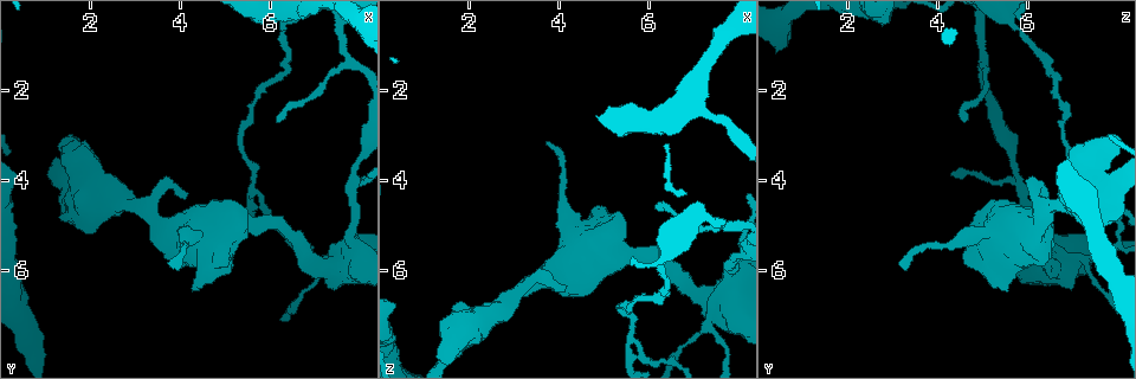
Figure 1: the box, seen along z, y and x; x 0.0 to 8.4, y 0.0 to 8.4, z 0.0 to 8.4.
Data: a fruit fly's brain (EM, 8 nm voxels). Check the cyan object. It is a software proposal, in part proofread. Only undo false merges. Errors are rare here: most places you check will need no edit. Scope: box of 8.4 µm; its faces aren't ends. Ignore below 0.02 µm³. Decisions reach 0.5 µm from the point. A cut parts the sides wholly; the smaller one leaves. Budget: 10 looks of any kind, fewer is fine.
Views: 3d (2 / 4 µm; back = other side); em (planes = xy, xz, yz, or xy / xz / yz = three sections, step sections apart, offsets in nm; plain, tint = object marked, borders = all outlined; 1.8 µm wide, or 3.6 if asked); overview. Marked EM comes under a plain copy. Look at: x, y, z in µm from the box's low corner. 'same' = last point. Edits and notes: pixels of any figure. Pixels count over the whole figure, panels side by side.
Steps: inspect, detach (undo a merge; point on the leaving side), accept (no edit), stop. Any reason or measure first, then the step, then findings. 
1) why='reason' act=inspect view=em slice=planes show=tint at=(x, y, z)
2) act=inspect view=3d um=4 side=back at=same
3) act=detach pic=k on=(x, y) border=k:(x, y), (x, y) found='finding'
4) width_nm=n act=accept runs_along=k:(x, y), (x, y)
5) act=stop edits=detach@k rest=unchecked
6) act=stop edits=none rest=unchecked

why='branch point' act=inspect view=3d um=2 at=(3.25, 4.80, 6.30)

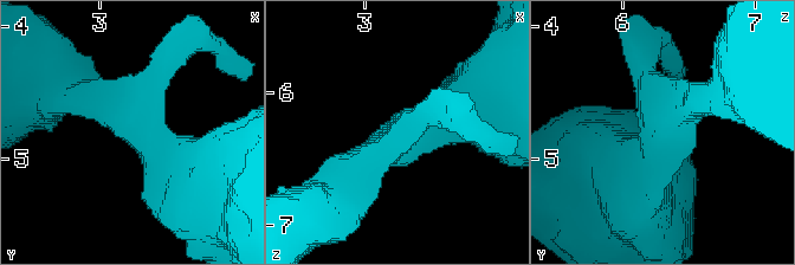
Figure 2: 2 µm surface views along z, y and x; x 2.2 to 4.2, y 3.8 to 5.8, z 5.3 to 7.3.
act=inspect view=em um=3.6 slice=xz step=16 show=tint at=(3.28, 4.78, 6.32)

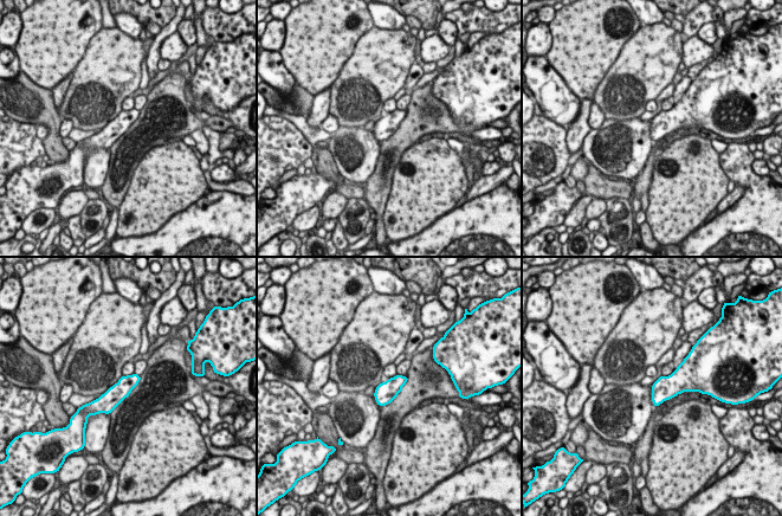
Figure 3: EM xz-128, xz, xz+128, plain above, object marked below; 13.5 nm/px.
why='cut it another way' act=inspect view=em um=3.6 slice=planes show=borders at=same

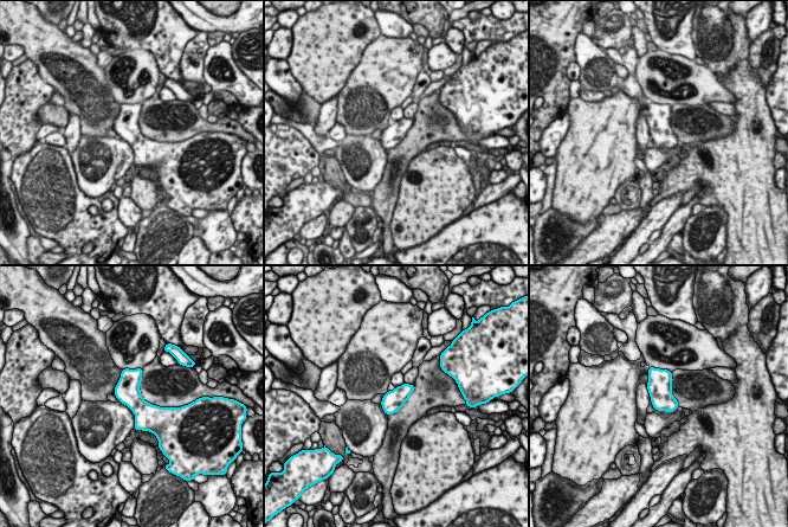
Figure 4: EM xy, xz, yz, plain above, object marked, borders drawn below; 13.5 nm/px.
width_nm=300 act=accept found='continuous, no second neuron'

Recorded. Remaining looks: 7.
why='three-way junction' act=inspect view=em slice=yz step=8 show=tint at=(5.55, 4.30, 7.55)

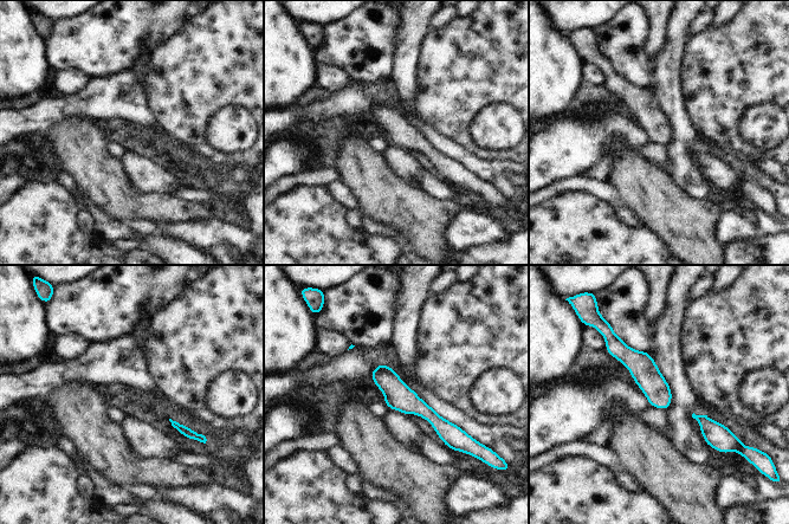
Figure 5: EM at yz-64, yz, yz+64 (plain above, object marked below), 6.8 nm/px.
act=inspect view=em slice=planes show=borders at=same

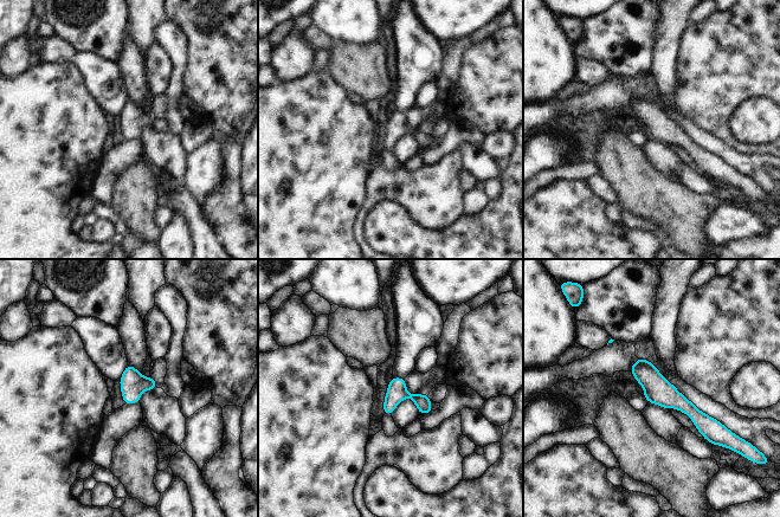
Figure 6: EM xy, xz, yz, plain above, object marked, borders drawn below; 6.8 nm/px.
act=detach pic=6 on=(131, 381) part_leaving=6:(635, 367), (707, 426), (716, 428) found='two neurons meet here'

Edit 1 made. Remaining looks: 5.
why='sudden change in width' act=inspect view=em um=3.6 slice=planes show=tint at=(7.45, 5.85, 6.55)

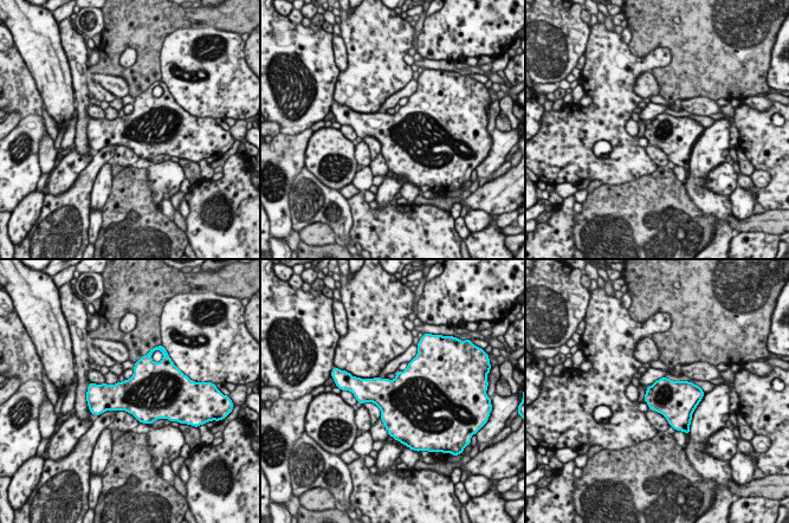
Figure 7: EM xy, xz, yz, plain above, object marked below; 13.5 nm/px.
act=accept found='one neuron here'

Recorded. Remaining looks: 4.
act=stop edits=detach@6 rest=unchecked

